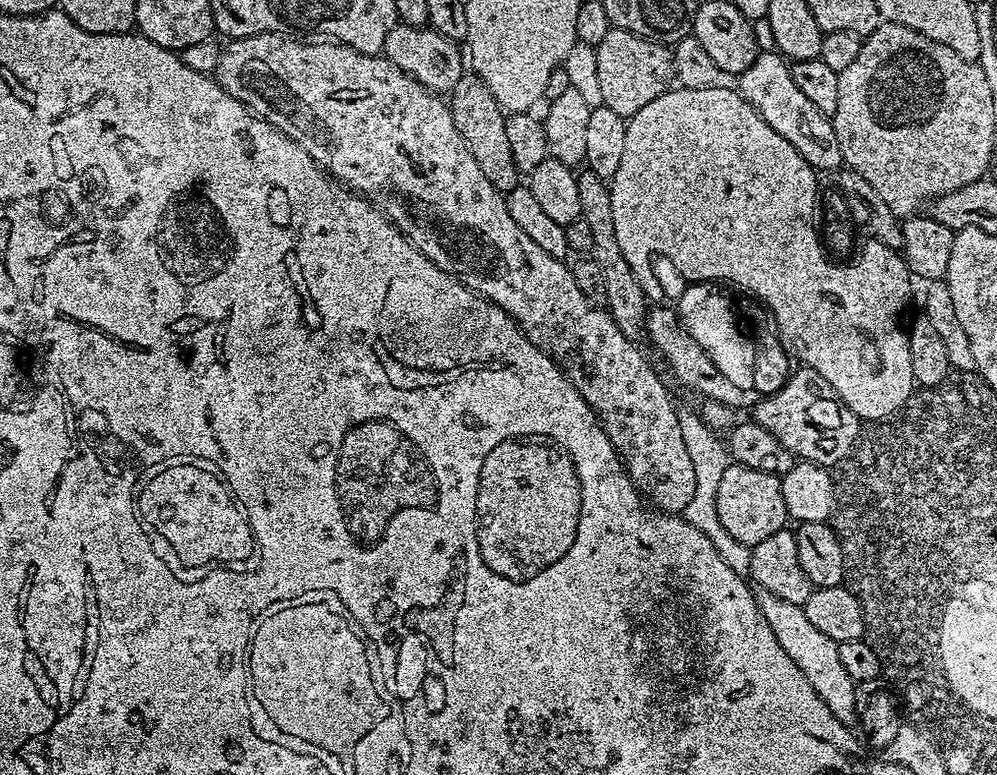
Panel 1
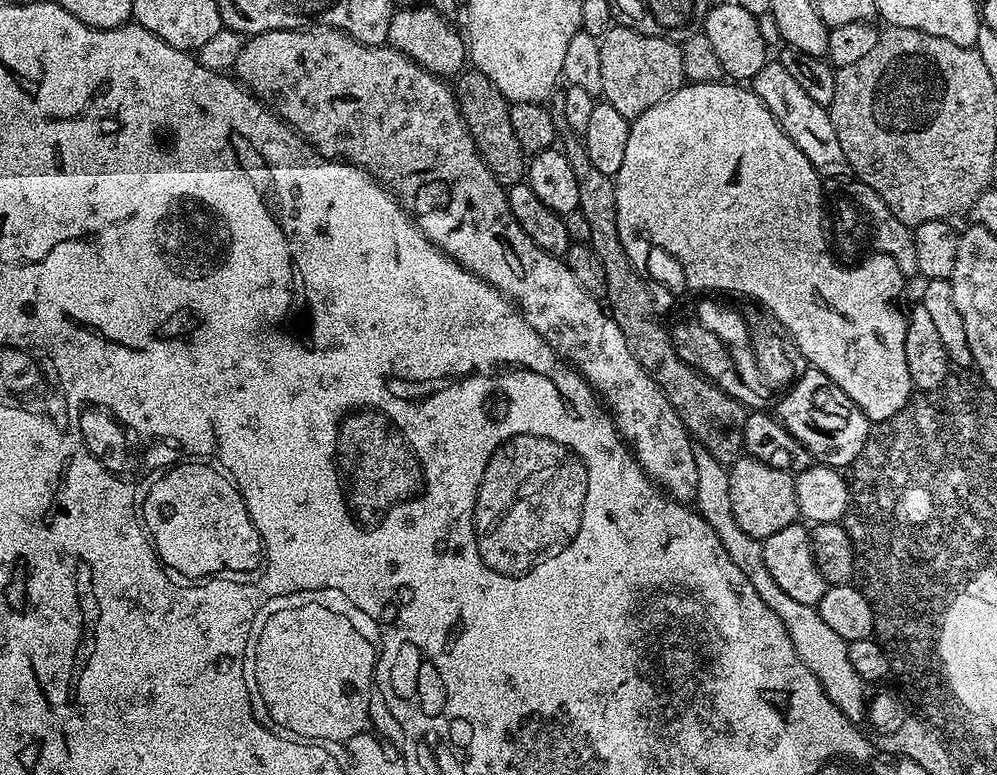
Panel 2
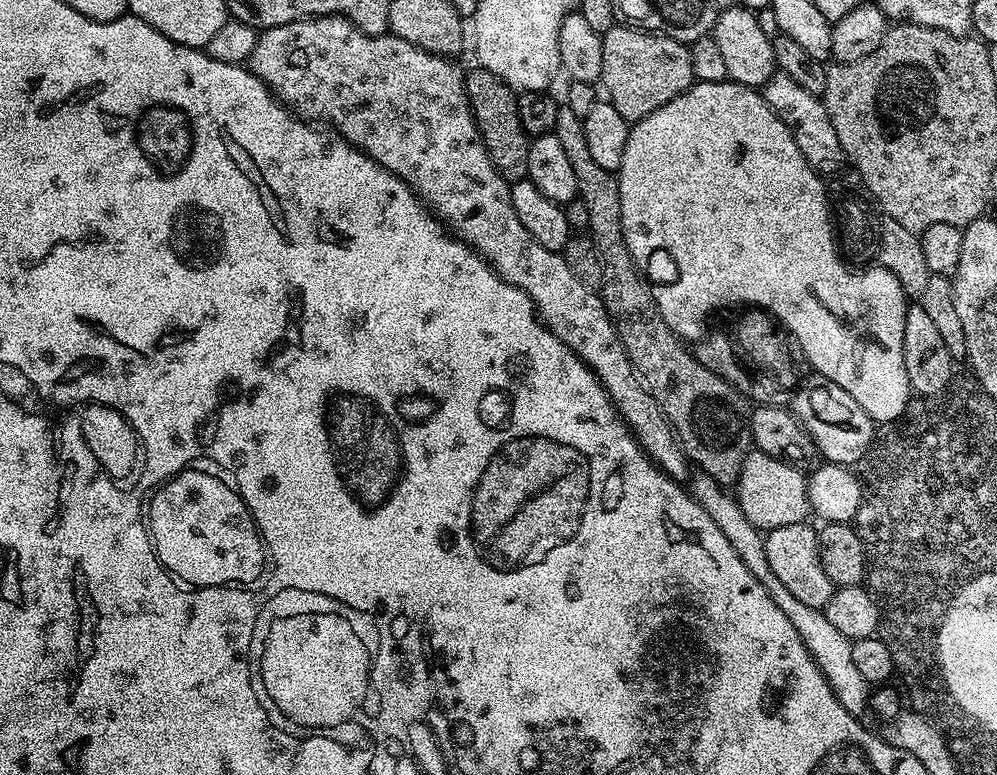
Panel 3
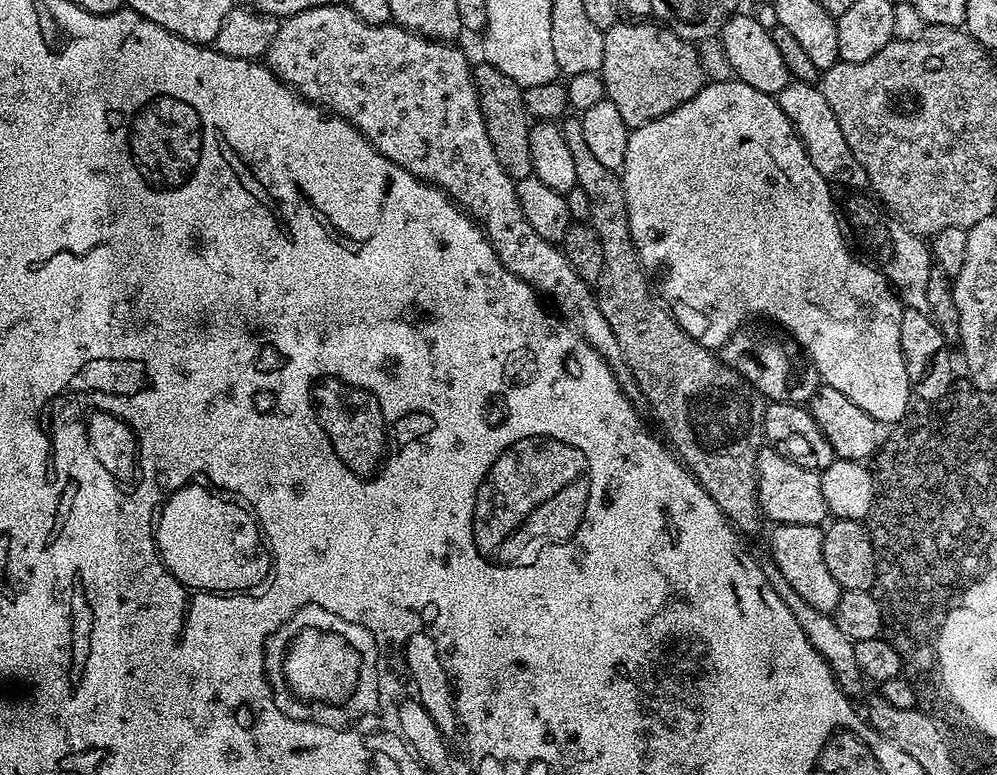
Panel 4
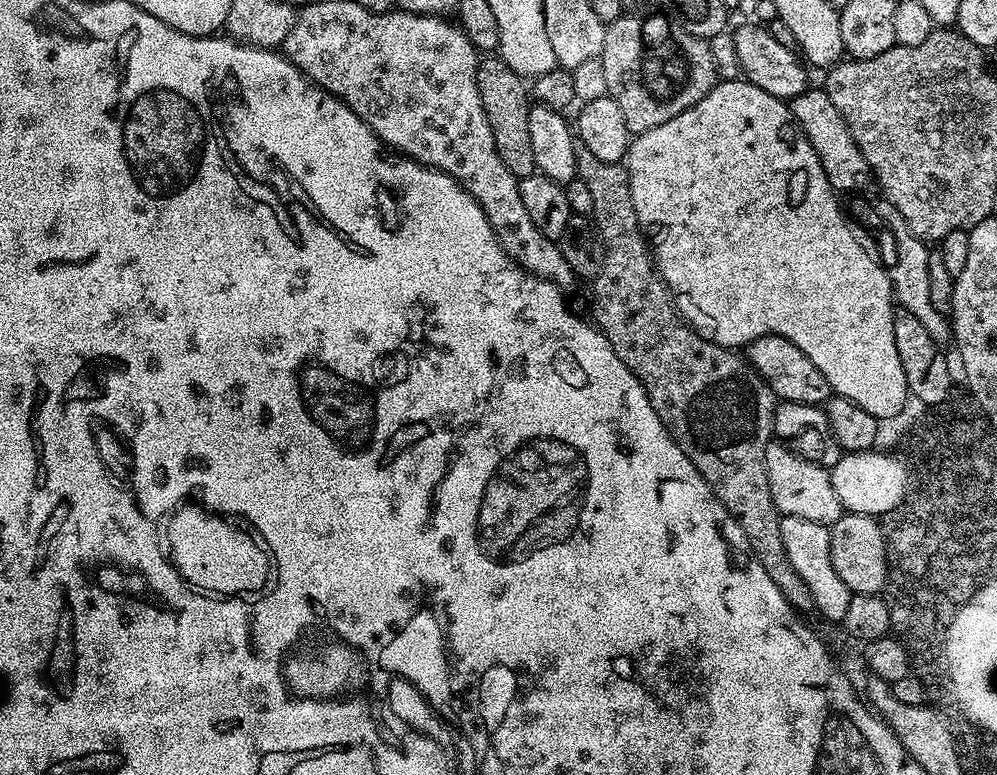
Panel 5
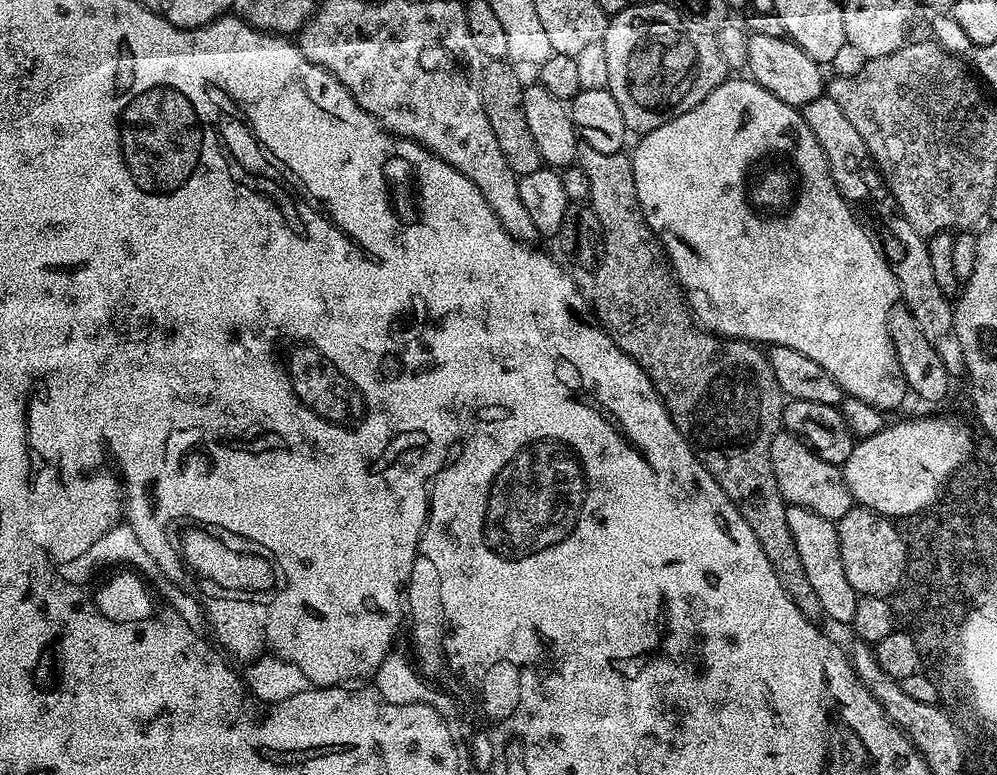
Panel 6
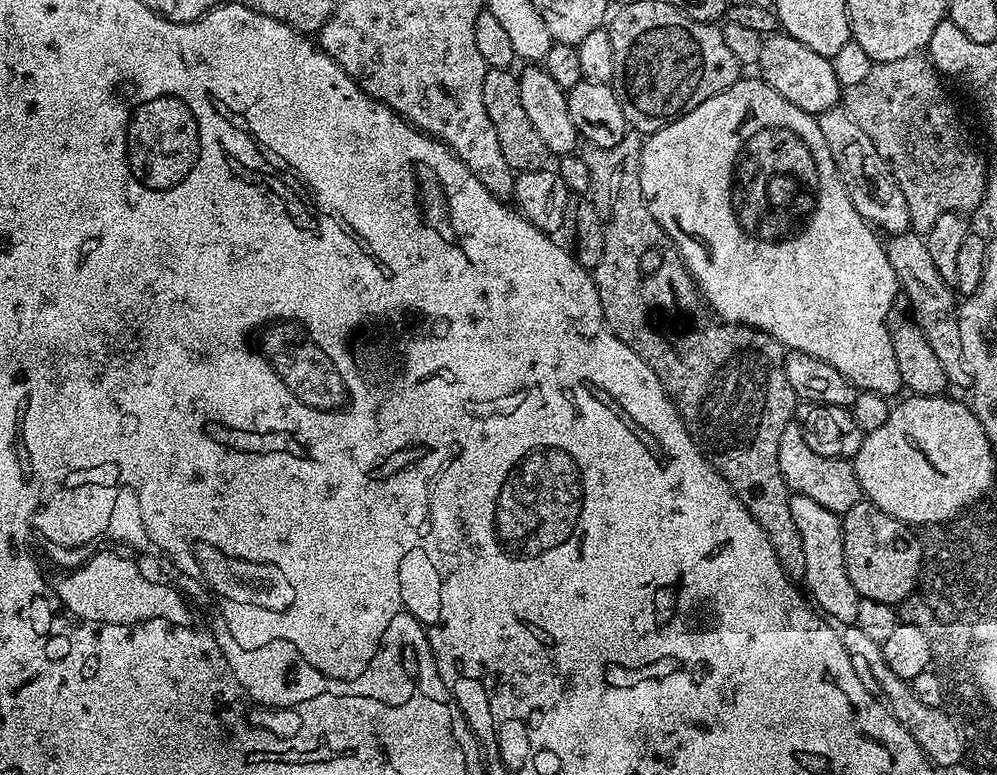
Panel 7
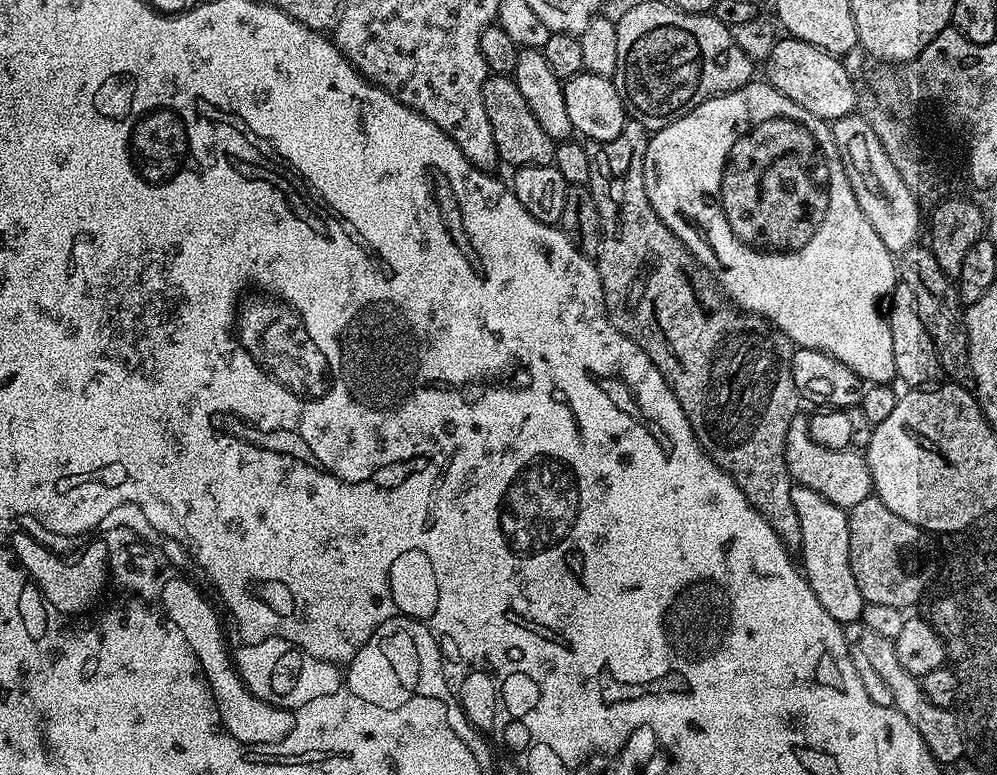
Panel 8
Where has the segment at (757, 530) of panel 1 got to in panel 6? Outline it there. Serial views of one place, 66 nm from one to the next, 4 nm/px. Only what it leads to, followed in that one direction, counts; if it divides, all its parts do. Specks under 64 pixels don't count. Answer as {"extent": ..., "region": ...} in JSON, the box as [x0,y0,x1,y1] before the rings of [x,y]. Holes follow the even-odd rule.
{"extent":[770,430,854,522],"region":[[[783,430],[777,432],[774,442],[770,442],[770,462],[774,466],[778,490],[788,504],[806,506],[806,510],[814,510],[814,514],[822,514],[822,518],[833,522],[853,508],[854,501],[841,465],[826,462],[819,452],[809,448],[794,434]]]}

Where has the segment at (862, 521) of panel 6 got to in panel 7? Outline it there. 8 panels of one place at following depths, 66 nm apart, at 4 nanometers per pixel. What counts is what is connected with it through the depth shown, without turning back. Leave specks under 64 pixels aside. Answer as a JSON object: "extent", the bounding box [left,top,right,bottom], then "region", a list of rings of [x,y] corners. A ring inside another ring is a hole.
{"extent":[842,498,926,606],"region":[[[861,498],[842,513],[846,574],[850,574],[850,582],[858,590],[860,599],[899,606],[915,592],[926,557],[921,537],[912,532],[915,531],[909,525],[886,514],[867,498]]]}

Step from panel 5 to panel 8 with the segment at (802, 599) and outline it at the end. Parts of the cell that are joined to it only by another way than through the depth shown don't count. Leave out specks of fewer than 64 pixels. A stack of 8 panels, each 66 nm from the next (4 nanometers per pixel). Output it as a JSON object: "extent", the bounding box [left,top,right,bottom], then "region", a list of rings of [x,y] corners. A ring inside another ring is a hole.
{"extent":[584,119,802,550],"region":[[[625,119],[622,134],[610,142],[584,144],[590,158],[590,178],[587,187],[598,206],[604,237],[594,263],[604,295],[604,310],[608,321],[630,342],[634,342],[658,366],[662,378],[670,386],[674,398],[682,406],[694,434],[709,458],[717,464],[746,494],[746,498],[774,526],[774,534],[790,550],[799,549],[802,526],[794,514],[790,499],[792,475],[786,464],[786,430],[801,411],[802,397],[794,386],[792,373],[792,339],[769,320],[753,312],[741,312],[720,290],[720,285],[710,273],[692,257],[690,249],[654,214],[650,198],[646,198],[646,150],[650,139],[649,129],[638,121]]]}

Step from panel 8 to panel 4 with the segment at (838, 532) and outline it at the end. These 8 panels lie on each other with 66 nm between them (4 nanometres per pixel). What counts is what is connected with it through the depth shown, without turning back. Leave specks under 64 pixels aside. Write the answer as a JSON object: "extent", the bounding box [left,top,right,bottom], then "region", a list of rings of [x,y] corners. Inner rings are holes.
{"extent":[770,524,841,613],"region":[[[777,524],[771,529],[772,552],[770,558],[782,570],[782,578],[794,586],[794,594],[819,612],[835,613],[841,588],[834,582],[826,562],[822,558],[822,538],[824,533],[818,524]]]}

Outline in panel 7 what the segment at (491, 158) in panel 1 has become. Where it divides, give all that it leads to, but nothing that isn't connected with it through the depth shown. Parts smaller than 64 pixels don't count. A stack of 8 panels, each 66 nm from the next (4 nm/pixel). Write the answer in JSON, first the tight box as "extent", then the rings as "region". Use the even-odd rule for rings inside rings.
{"extent":[482,68,550,172],"region":[[[489,68],[482,82],[482,102],[486,106],[486,114],[490,114],[490,122],[494,122],[494,131],[498,134],[498,143],[502,145],[502,155],[512,167],[513,172],[529,172],[545,167],[549,163],[550,154],[546,150],[546,142],[534,130],[526,109],[522,107],[522,90],[520,77],[515,71],[507,68]]]}

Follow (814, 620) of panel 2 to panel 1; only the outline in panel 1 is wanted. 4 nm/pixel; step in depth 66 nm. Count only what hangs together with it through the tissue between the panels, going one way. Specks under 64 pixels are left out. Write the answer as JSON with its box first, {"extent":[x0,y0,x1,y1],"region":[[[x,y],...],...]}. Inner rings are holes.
{"extent":[680,410,858,729],"region":[[[686,410],[680,412],[682,438],[686,442],[686,450],[690,450],[690,459],[694,462],[694,478],[696,479],[694,498],[690,498],[690,506],[684,508],[682,515],[685,520],[690,522],[690,526],[702,530],[702,534],[706,534],[706,538],[710,538],[710,542],[713,544],[714,550],[718,550],[718,558],[722,558],[722,562],[726,562],[735,572],[744,574],[752,566],[751,547],[738,542],[738,538],[734,538],[734,534],[730,534],[726,530],[720,517],[720,508],[716,505],[718,486],[722,482],[722,474],[726,474],[730,463],[728,450],[725,441],[721,437],[720,440],[716,437],[719,435],[714,431],[712,425],[703,416],[695,411],[692,412],[686,412]],[[762,586],[755,589],[755,594],[762,614],[770,622],[770,628],[774,630],[774,638],[778,638],[778,646],[782,646],[782,650],[790,654],[794,666],[798,666],[798,670],[806,674],[806,682],[810,682],[818,698],[822,698],[822,702],[830,706],[830,714],[834,714],[834,718],[838,718],[838,722],[842,722],[847,728],[855,729],[858,724],[858,706],[856,708],[858,685],[850,678],[850,674],[846,674],[845,667],[838,659],[836,640],[826,638],[826,634],[822,634],[822,630],[818,630],[810,622],[810,618],[806,618],[801,605],[794,602],[782,602],[782,598],[775,597],[774,594],[770,594],[770,590]]]}

